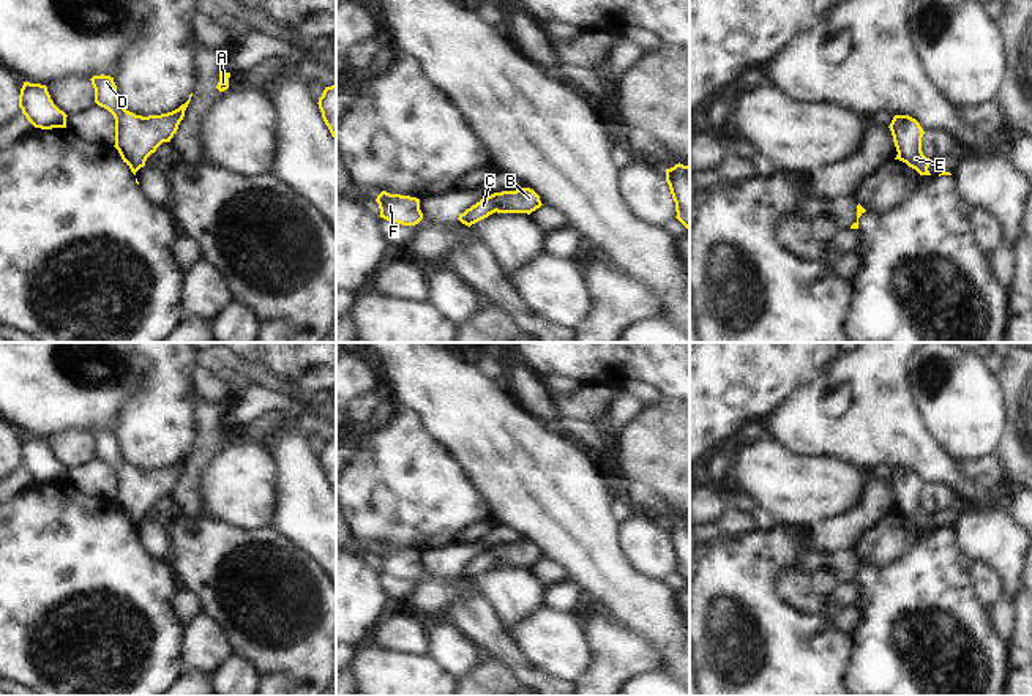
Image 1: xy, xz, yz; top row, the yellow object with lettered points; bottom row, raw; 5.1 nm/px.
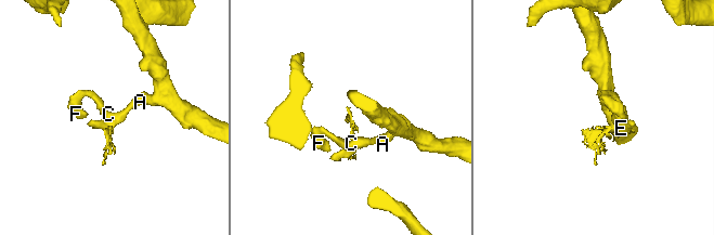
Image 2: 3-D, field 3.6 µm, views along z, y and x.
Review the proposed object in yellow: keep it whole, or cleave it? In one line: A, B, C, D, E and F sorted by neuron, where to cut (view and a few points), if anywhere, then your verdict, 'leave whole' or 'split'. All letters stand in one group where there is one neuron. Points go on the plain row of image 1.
groups A B C D E F; cut none; leave whole

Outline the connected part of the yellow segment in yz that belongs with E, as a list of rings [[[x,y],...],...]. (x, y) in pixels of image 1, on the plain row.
[[[895,469],[888,481],[898,505],[895,513],[906,516],[920,529],[931,529],[928,521],[933,513],[926,511],[922,505],[925,485],[920,477],[909,469]]]

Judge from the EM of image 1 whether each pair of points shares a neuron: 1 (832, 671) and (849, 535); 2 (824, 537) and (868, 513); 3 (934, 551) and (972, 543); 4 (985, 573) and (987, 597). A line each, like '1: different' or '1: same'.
1: different
2: same
3: different
4: same

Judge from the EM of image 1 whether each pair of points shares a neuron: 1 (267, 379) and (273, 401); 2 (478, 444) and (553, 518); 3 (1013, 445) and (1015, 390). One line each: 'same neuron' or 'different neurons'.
1: different neurons
2: same neuron
3: same neuron

